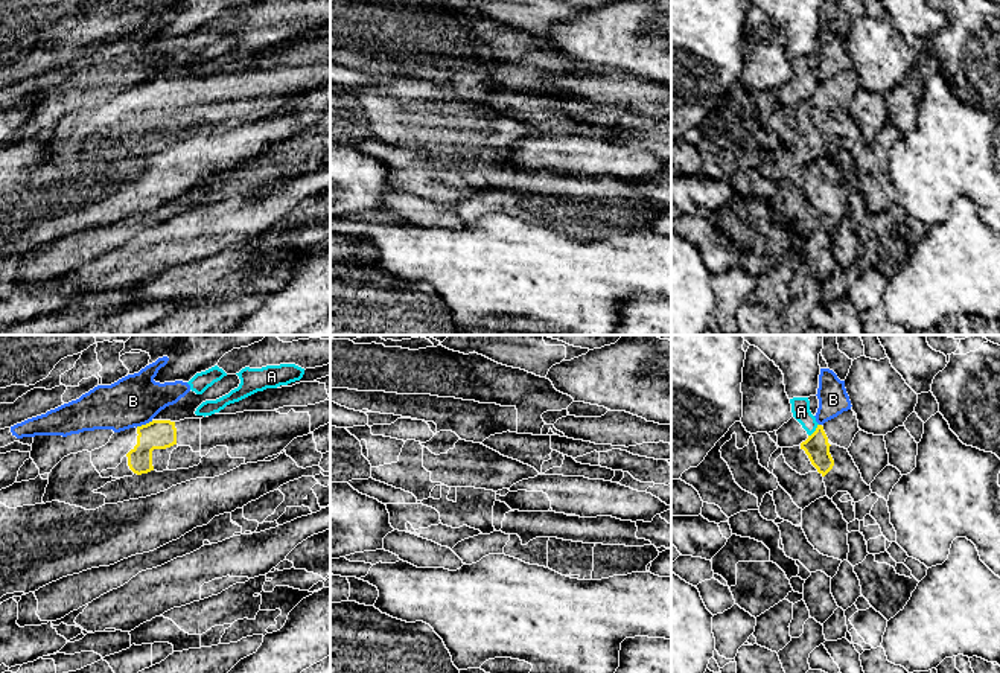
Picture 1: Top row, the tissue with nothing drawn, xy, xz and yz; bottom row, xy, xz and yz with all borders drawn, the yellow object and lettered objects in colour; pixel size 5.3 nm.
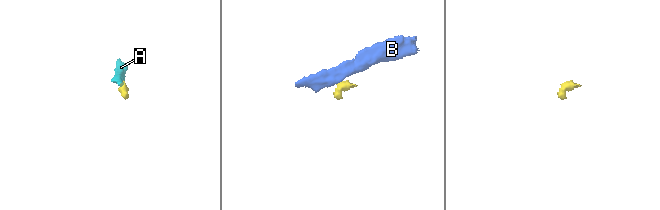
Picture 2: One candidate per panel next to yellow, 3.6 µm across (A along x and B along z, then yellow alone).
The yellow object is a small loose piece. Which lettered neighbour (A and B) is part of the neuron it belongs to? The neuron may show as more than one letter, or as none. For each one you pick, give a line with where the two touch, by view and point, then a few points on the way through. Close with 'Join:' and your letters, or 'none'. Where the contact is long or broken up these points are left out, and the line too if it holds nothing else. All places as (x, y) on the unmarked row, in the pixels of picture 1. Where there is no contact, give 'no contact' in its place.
Join: none

